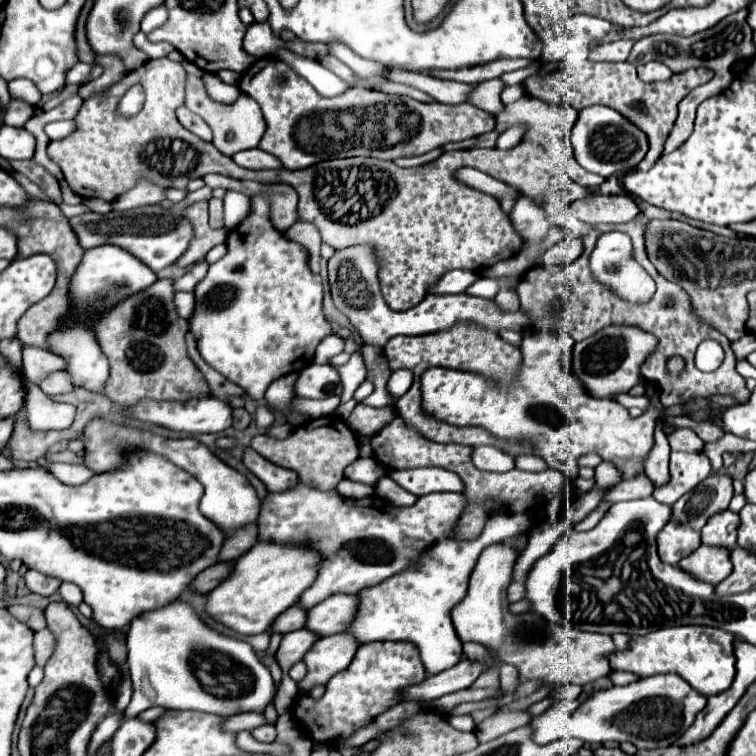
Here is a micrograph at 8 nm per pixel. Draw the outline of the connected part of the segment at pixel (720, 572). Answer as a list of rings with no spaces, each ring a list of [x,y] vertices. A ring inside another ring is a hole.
[[[701,545],[691,555],[683,557],[679,561],[679,567],[689,575],[693,575],[695,579],[701,579],[703,583],[709,585],[721,583],[731,573],[729,549]]]

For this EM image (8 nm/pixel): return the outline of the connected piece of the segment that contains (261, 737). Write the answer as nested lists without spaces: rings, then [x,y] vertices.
[[[261,725],[261,727],[255,727],[255,729],[251,731],[251,735],[253,735],[257,741],[261,741],[261,743],[271,743],[277,733],[275,733],[275,727],[273,727],[273,725]]]

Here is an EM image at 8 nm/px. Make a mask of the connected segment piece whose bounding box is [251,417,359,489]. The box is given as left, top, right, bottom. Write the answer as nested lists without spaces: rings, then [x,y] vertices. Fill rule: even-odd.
[[[321,417],[297,427],[287,439],[269,439],[267,435],[257,435],[251,447],[265,459],[279,467],[297,471],[301,481],[313,483],[319,489],[333,489],[343,479],[343,469],[359,457],[359,445],[355,433],[339,417]]]

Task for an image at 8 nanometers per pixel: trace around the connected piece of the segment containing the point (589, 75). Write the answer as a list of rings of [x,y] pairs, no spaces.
[[[583,61],[579,71],[563,65],[557,71],[543,73],[529,77],[523,83],[523,89],[527,95],[537,97],[551,105],[571,105],[573,109],[581,111],[589,105],[605,105],[621,113],[625,119],[629,119],[633,125],[637,125],[649,139],[651,145],[651,165],[661,155],[661,145],[665,141],[665,135],[669,135],[675,119],[677,119],[677,103],[693,89],[703,83],[707,83],[713,77],[709,69],[689,69],[683,73],[673,75],[669,81],[661,83],[643,83],[637,77],[637,71],[631,63],[593,63]]]

